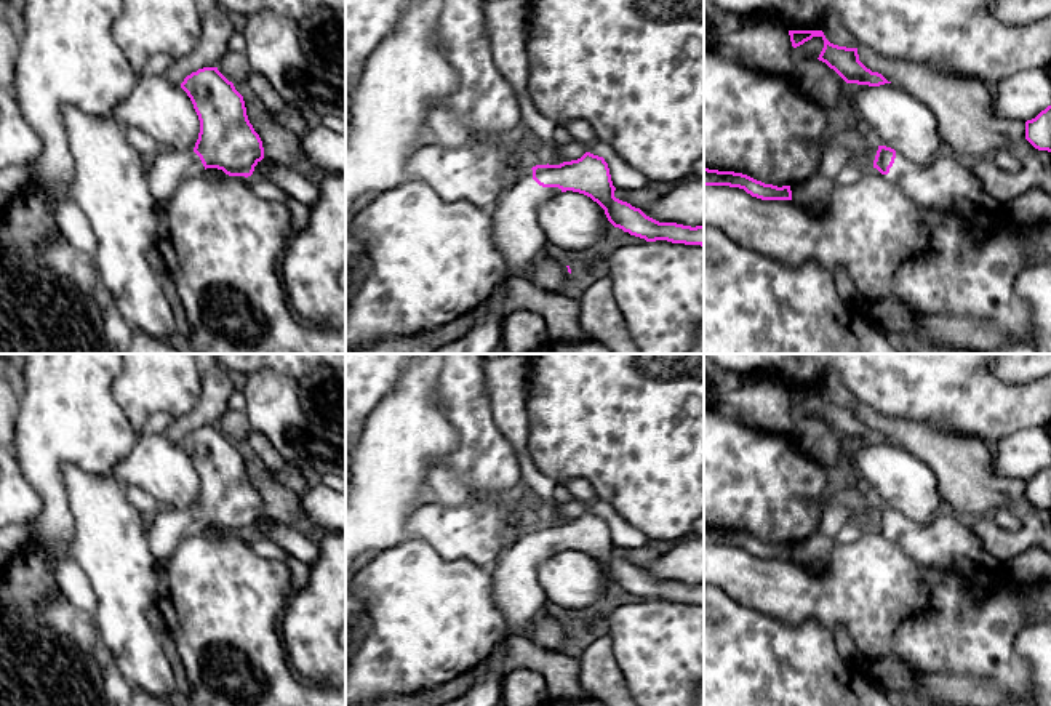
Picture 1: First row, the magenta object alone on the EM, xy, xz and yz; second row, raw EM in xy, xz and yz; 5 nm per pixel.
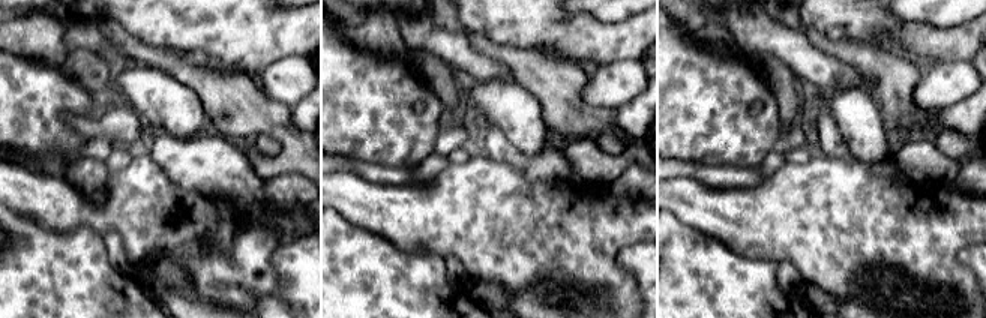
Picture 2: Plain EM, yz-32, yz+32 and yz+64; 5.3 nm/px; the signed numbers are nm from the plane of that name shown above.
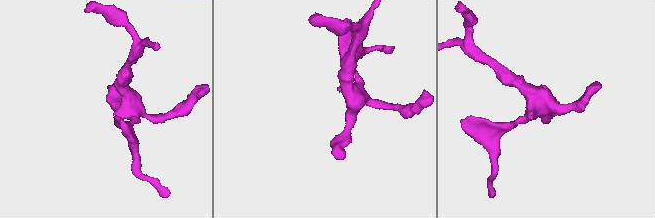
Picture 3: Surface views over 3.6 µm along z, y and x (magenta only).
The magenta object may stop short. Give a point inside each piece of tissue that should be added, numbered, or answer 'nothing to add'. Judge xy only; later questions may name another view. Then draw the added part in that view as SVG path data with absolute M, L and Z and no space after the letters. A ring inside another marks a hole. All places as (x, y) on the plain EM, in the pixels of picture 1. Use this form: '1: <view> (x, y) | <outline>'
1: xy (167, 529) | M160 507L146 520L146 541L154 557L162 562L168 559L184 540L202 535L205 525L192 509L174 511Z

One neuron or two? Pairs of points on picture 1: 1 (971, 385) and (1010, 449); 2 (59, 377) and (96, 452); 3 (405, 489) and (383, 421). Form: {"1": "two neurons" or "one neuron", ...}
{"1": "two neurons", "2": "one neuron", "3": "one neuron"}

